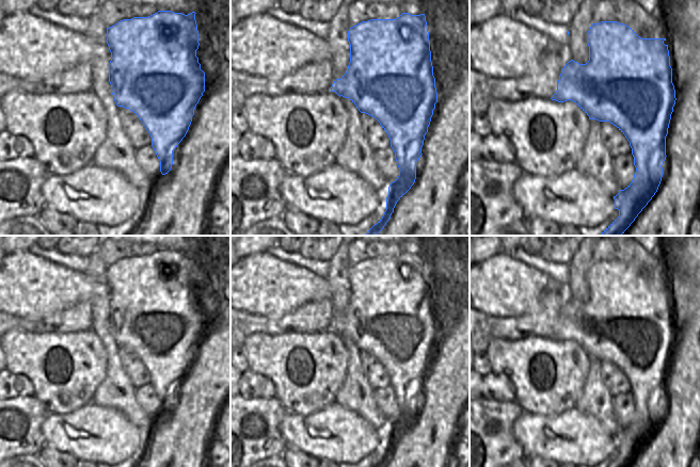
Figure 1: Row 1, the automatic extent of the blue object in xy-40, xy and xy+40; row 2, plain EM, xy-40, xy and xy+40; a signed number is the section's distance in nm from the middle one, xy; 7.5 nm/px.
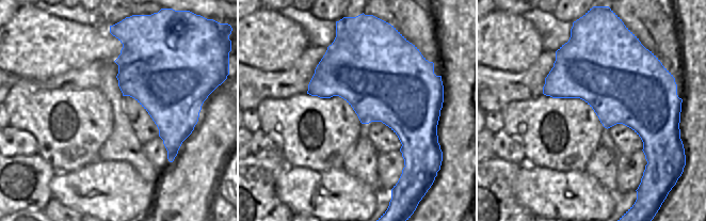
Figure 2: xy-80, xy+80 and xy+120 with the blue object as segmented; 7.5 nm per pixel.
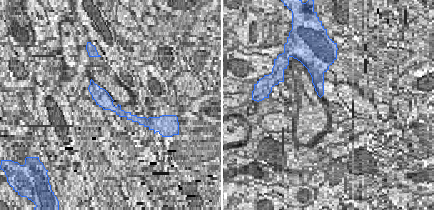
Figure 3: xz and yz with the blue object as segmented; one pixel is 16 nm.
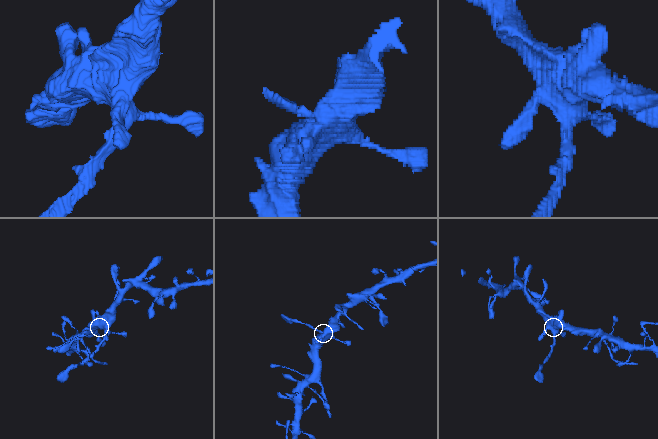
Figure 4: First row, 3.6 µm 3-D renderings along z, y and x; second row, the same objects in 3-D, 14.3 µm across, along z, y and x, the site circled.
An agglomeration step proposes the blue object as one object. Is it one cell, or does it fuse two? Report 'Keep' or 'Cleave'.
Cleave

